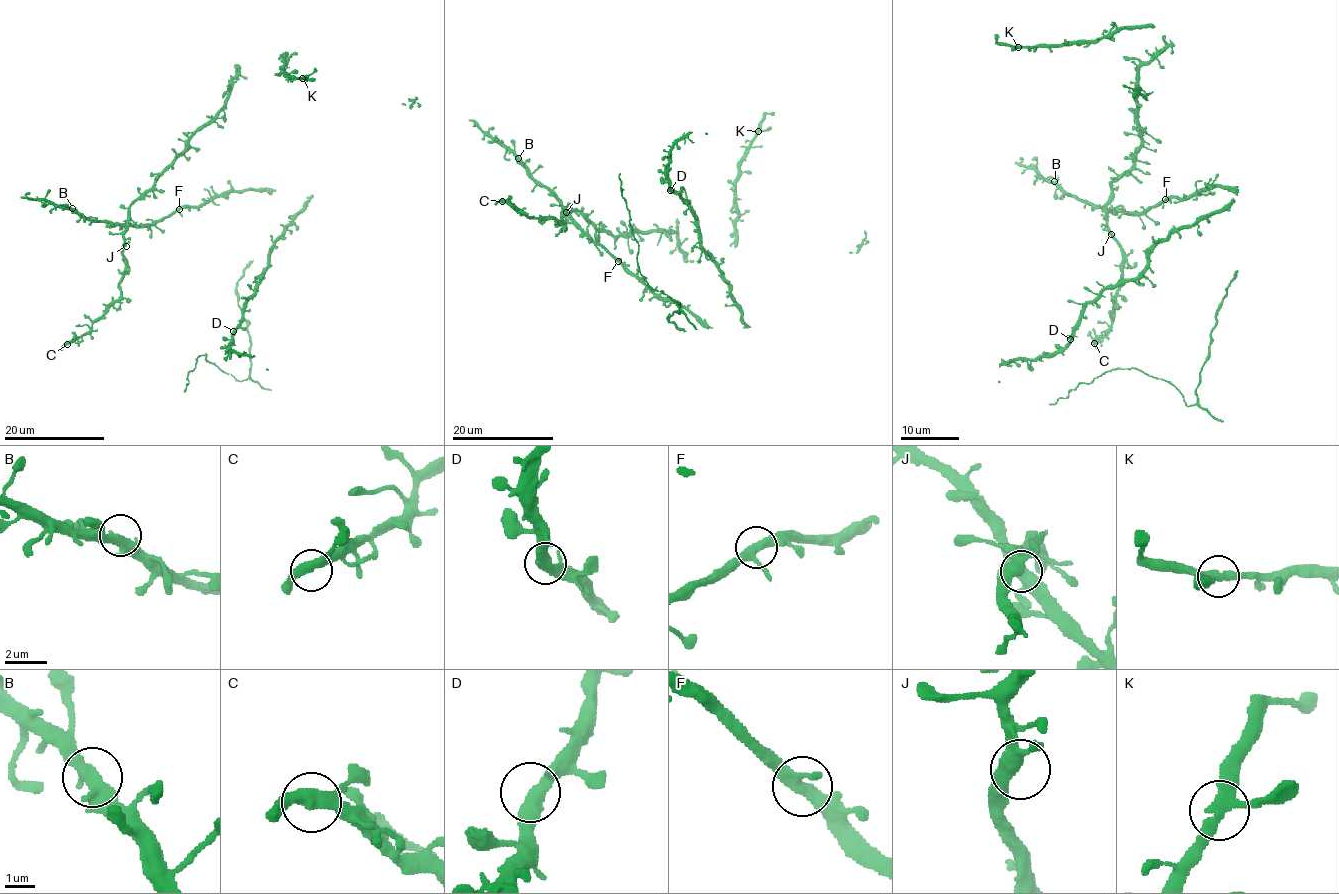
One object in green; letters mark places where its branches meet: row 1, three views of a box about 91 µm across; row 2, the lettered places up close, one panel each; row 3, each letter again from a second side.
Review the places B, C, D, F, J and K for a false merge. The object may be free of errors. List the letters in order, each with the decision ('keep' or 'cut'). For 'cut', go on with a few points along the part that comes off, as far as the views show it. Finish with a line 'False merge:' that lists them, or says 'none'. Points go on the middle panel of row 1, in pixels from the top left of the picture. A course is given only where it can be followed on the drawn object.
B: keep
C: keep
D: keep
F: keep
J: keep
K: keep
False merge: none

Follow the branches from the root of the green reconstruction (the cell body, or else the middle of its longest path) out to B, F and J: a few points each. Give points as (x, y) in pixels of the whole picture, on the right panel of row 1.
B: (1222, 186), (1202, 187), (1186, 198), (1168, 196), (1138, 212), (1105, 210), (1082, 202), (1067, 196), (1054, 181)
F: (1222, 186), (1202, 187), (1186, 198), (1168, 196), (1165, 199)
J: (1222, 186), (1202, 187), (1186, 198), (1168, 196), (1155, 206), (1138, 212), (1111, 211), (1108, 213), (1111, 234)

